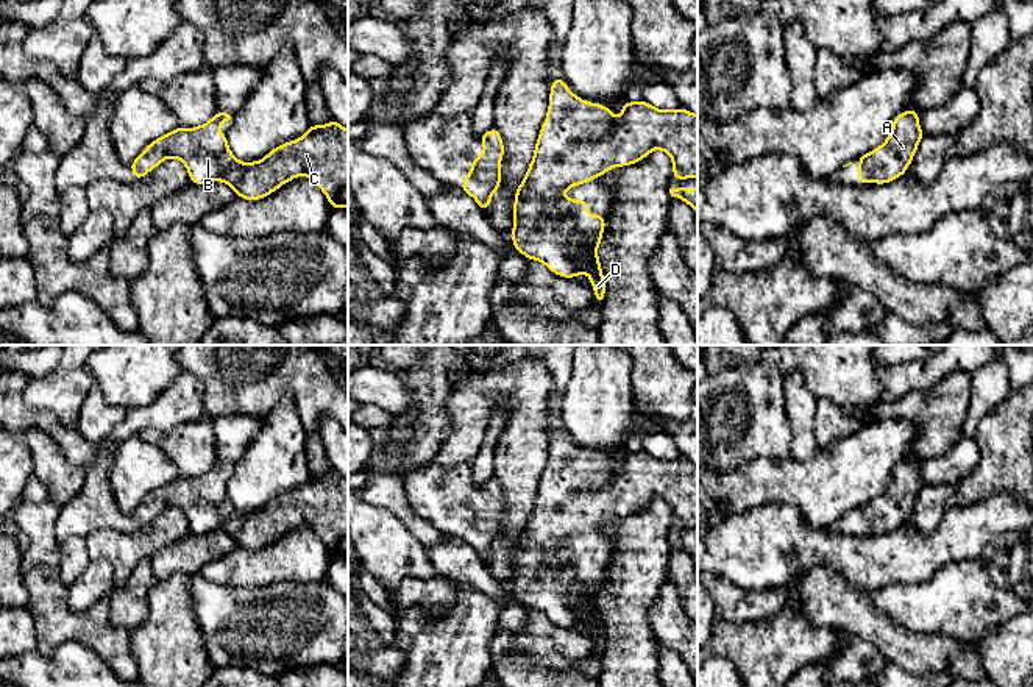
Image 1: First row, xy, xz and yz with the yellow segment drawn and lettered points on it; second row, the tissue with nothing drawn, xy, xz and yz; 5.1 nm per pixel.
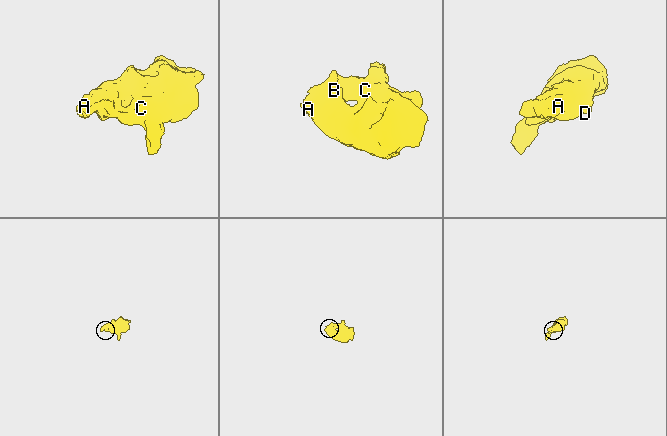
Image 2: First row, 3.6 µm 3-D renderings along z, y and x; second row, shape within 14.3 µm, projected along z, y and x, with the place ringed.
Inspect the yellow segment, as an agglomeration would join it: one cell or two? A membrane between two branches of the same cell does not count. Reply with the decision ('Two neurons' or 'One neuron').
One neuron

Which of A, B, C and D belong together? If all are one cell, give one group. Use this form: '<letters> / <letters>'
A B C D

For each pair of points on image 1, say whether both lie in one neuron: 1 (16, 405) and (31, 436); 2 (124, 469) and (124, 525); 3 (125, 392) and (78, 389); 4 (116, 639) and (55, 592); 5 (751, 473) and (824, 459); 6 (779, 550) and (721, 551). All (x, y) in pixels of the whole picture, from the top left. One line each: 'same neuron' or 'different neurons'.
1: same neuron
2: different neurons
3: different neurons
4: same neuron
5: same neuron
6: same neuron

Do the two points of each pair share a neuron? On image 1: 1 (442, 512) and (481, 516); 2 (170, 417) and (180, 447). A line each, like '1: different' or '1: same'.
1: same
2: different

